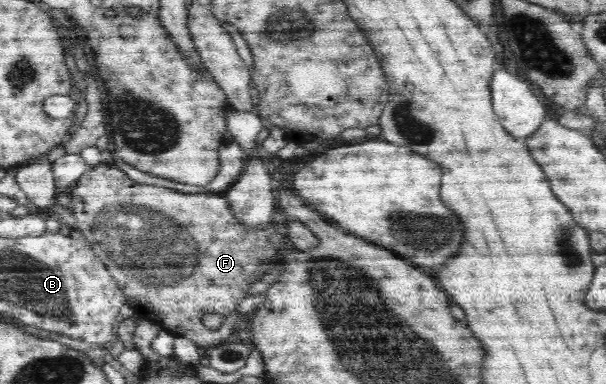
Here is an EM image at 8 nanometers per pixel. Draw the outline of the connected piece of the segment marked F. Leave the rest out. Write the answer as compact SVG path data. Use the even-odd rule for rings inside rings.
M108 165L90 167L77 184L69 188L68 195L71 199L69 207L72 207L70 215L76 217L78 229L88 239L83 239L84 245L94 249L100 261L106 263L110 275L138 316L159 324L175 337L190 338L202 350L219 345L227 338L235 338L241 315L236 310L238 303L248 297L250 287L260 281L268 272L270 263L278 259L278 249L268 240L269 235L281 232L278 216L261 230L244 228L228 206L225 193L188 194L172 189L158 189L158 186L141 185L131 181L128 174L121 169ZM146 259L152 263L160 263L160 269L156 269L156 273L154 267L140 269ZM154 275L158 275L160 279L154 281ZM206 313L224 315L225 322L217 330L210 330L201 322Z

